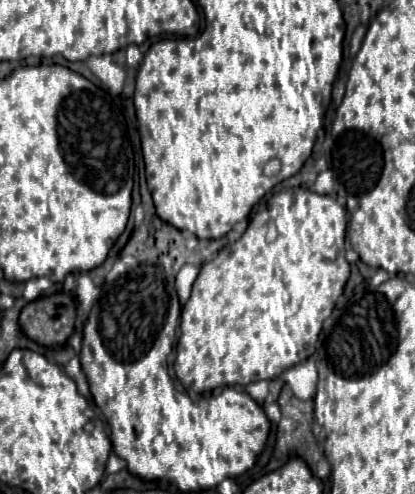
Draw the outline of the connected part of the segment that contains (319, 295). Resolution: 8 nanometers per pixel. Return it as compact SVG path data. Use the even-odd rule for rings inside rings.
M305 187L275 193L268 200L267 209L261 213L255 213L251 217L247 231L233 245L223 247L213 261L205 263L201 267L197 281L193 283L193 293L191 293L189 301L185 303L183 313L181 313L183 323L181 323L181 335L179 335L179 345L176 347L176 359L173 365L176 378L183 383L183 387L189 391L195 391L195 393L205 393L205 391L213 391L217 387L227 387L227 385L247 385L251 381L273 379L273 377L281 375L281 371L293 367L295 363L305 361L315 351L315 343L317 343L321 325L331 315L335 301L343 293L345 281L349 277L349 263L345 261L345 227L347 227L345 211L331 195L317 195ZM269 227L275 227L275 231L277 231L277 235L273 239L267 237Z

